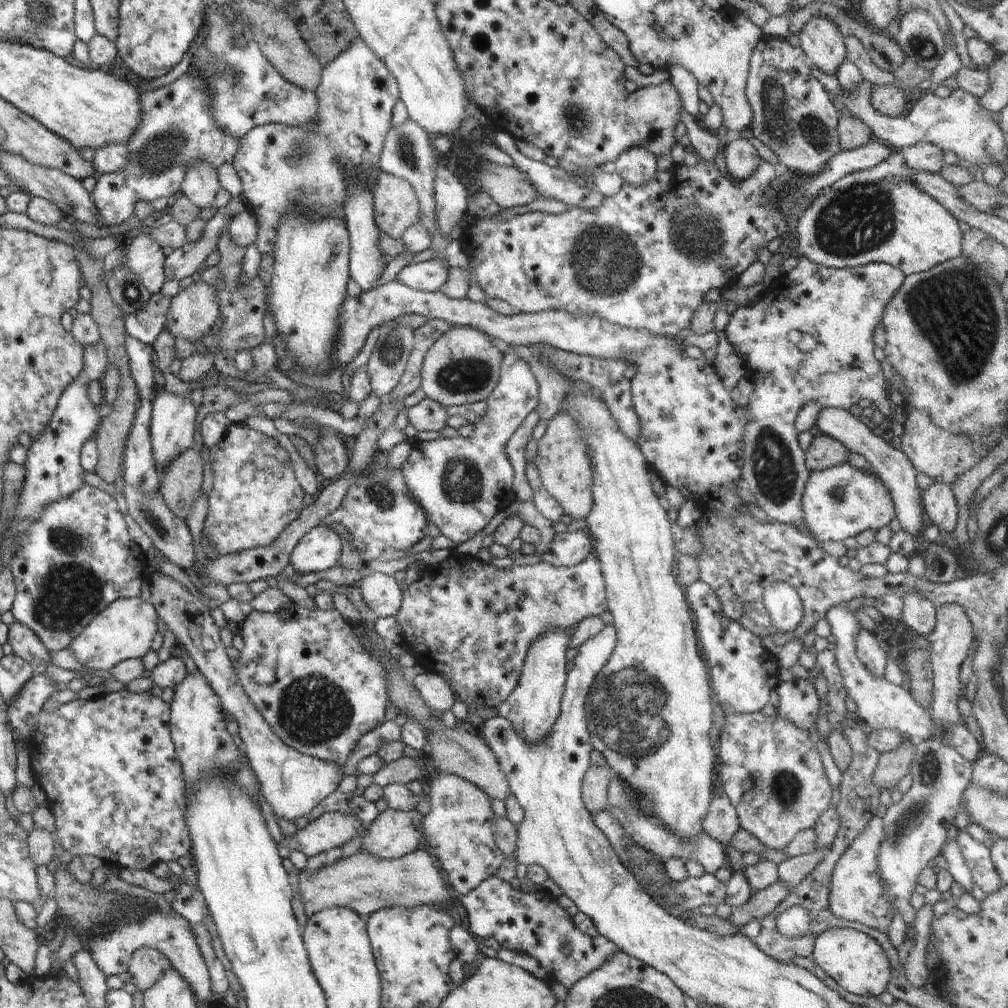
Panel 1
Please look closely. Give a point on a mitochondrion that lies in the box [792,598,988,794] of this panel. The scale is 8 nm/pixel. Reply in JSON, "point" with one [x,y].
{"point":[929,768]}

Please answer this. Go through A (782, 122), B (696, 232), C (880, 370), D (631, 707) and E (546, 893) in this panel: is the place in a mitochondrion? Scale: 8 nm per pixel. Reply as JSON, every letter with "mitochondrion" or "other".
{"A":"mitochondrion","B":"mitochondrion","C":"other","D":"mitochondrion","E":"other"}

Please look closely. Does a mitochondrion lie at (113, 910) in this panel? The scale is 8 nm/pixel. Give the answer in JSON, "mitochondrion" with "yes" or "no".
{"mitochondrion":"yes"}

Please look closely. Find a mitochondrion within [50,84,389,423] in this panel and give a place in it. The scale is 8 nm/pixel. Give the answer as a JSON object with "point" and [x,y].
{"point":[159,155]}

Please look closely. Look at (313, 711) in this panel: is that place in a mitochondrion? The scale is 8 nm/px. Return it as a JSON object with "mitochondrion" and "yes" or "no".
{"mitochondrion":"yes"}

